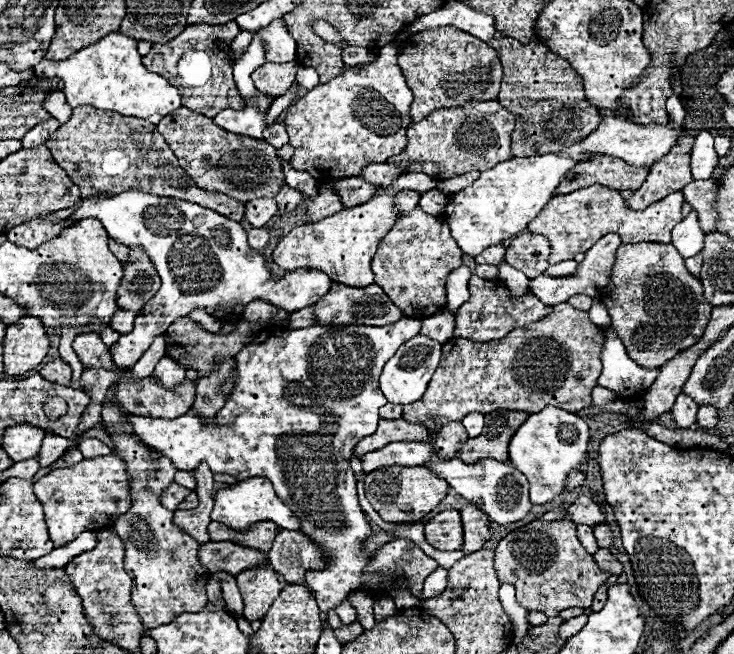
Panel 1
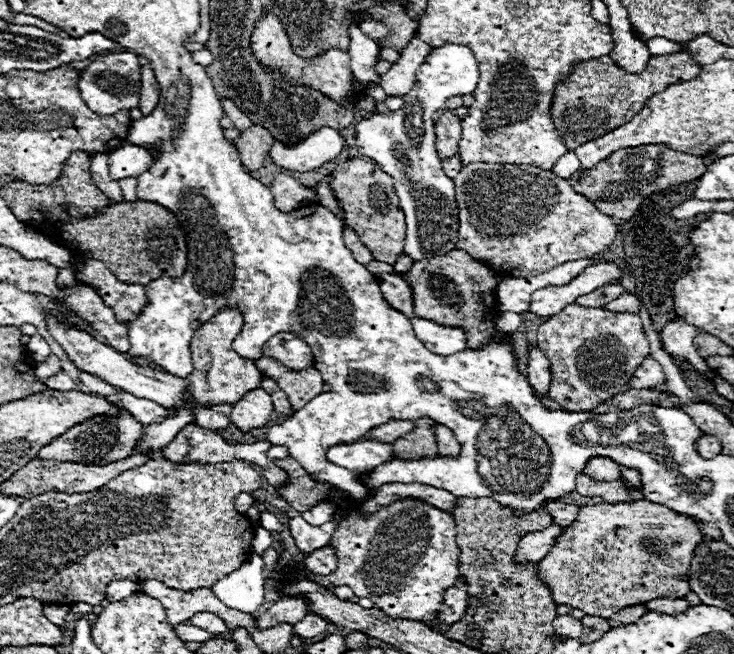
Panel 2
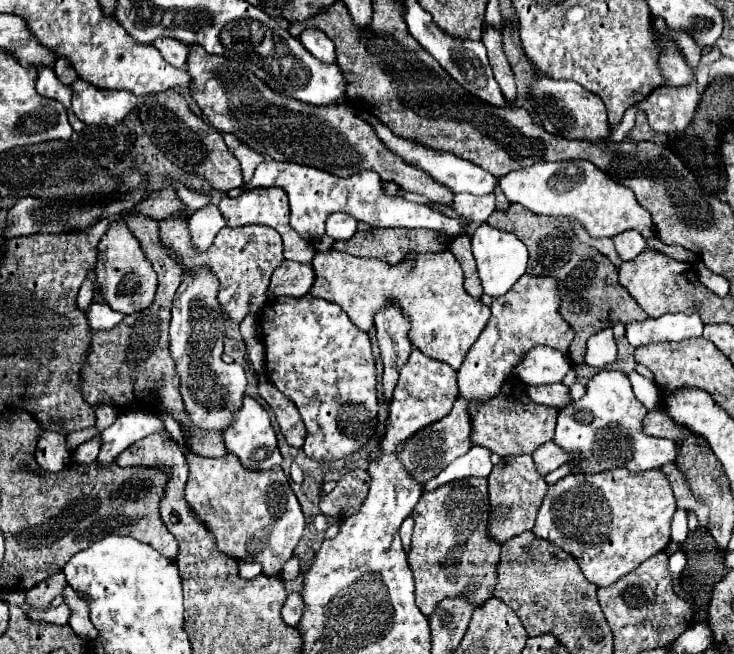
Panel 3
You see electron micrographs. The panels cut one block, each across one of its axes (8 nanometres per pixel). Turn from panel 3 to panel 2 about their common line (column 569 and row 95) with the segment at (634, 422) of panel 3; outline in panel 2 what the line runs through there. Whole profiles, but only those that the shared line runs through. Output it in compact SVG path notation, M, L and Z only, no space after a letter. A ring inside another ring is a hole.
M446 44L434 48L426 62L418 68L416 84L404 96L402 110L390 114L368 114L362 122L356 124L358 152L376 160L376 164L394 178L400 208L406 214L404 254L408 254L412 260L446 254L458 242L456 186L452 178L448 178L442 170L442 160L436 152L432 114L442 110L450 96L474 92L478 78L478 60L468 46Z

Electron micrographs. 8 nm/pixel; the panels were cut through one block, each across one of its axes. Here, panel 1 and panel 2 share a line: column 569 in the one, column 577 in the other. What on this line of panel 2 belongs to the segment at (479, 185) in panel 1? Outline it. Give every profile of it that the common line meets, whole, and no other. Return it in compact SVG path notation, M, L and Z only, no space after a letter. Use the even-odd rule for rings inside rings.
M568 152L568 154L564 154L564 156L556 162L556 166L552 168L552 172L566 180L566 178L570 178L578 168L582 168L582 166L580 166L580 160L576 158L574 152Z

